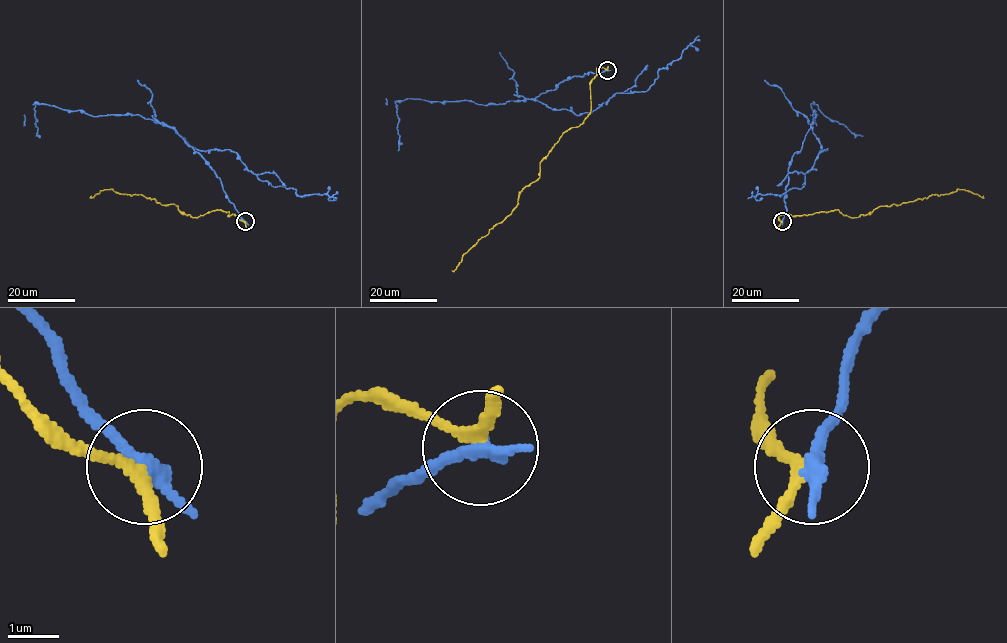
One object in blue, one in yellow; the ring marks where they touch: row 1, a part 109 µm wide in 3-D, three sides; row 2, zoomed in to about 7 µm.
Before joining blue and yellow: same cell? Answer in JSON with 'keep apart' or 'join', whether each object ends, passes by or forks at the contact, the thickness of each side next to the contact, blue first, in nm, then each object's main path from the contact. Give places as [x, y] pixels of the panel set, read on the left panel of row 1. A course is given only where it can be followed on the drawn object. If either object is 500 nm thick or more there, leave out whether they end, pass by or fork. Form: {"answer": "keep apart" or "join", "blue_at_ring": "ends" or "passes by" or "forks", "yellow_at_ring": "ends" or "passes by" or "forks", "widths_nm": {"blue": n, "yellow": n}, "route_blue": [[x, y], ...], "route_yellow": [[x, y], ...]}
{"answer": "keep apart", "blue_at_ring": "ends", "yellow_at_ring": "passes by", "widths_nm": {"blue": 360, "yellow": 180}, "route_blue": [[245, 221], [220, 179], [173, 129], [197, 149], [230, 149], [273, 186], [293, 188], [299, 196], [337, 197]], "route_yellow": [[245, 221], [217, 209], [194, 218], [174, 204], [111, 189], [90, 198]]}

